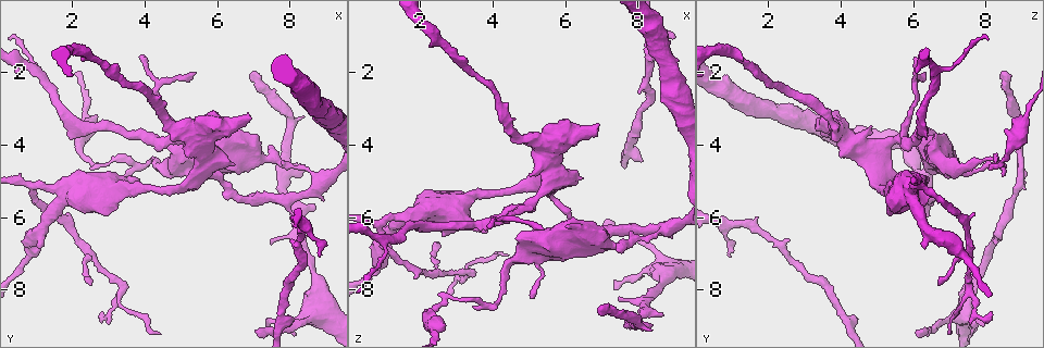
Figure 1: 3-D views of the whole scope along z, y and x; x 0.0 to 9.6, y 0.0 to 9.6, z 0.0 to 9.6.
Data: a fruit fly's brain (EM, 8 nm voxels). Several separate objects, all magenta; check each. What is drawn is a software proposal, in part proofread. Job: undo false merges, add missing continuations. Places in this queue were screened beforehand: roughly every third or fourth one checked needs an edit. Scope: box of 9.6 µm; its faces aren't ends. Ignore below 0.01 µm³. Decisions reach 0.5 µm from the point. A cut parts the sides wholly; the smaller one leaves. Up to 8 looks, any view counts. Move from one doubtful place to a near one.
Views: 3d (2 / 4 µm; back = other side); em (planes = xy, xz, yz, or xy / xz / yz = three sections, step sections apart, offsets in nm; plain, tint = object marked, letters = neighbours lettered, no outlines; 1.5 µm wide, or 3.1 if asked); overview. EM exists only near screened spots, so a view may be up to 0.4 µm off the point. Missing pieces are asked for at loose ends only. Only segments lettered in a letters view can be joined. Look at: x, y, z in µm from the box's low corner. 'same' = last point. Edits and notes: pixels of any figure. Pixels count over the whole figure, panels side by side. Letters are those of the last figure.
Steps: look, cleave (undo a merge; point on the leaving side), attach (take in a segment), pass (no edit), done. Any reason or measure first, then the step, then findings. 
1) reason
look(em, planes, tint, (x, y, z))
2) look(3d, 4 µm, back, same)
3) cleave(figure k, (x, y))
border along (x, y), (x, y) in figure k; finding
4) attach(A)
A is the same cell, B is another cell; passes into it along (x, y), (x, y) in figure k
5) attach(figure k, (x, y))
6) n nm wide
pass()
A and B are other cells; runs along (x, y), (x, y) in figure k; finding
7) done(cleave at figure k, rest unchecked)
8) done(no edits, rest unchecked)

a narrow waist
look(em, xz, step 8, tint, (4.05, 4.60, 8.30))

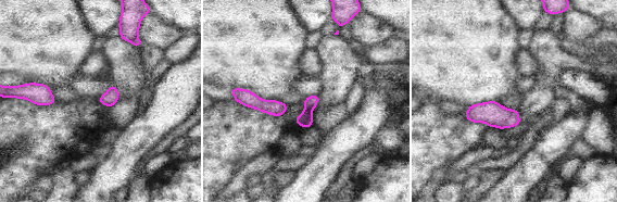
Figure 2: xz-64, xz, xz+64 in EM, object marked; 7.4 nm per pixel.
see the neighbours
look(em, xz, step 8, letters, same)

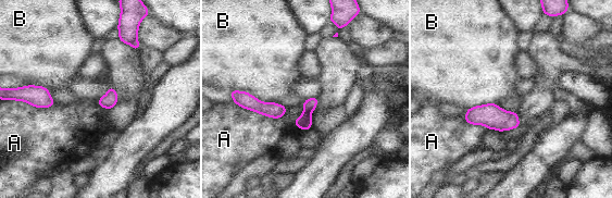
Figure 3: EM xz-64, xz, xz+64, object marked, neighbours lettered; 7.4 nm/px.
90 nm wide
cleave(figure 3, (304, 122))
A and B are other cells; border along (304, 111), (310, 112) in figure 3; a second cell is stuck on

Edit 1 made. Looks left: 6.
free end
look(em, planes, letters, (8.40, 4.70, 9.00))

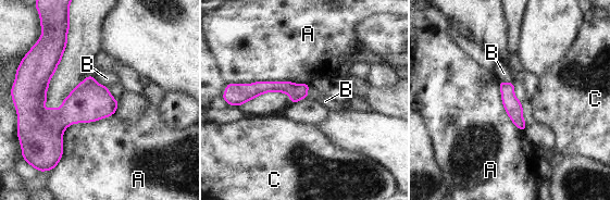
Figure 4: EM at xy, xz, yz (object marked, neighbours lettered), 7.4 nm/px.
220 nm wide
pass()
A, B and C are other cells; none of them fits

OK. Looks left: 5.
sudden change in width
look(em, planes, letters, (8.05, 8.95, 7.55))

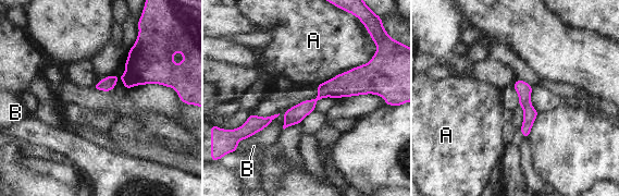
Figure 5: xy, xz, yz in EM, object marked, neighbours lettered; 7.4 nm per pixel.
pass()
A and B are other cells; runs along (370, 87), (327, 88), (286, 123) in figure 5; all the same cell

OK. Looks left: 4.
branch stops here
look(em, planes, letters, (7.10, 9.15, 6.10))

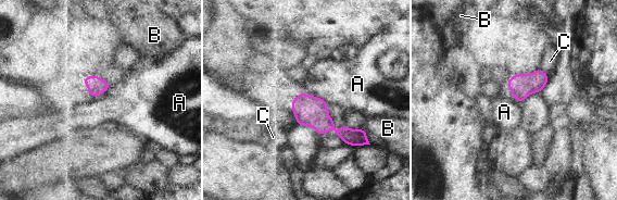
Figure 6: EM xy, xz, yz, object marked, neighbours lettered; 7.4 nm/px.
pass()
A, B and C are other cells; border along (300, 92), (314, 95), (328, 103) in figure 6; none of them fits

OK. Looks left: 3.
done(cleave at figure 3, rest unchecked)

